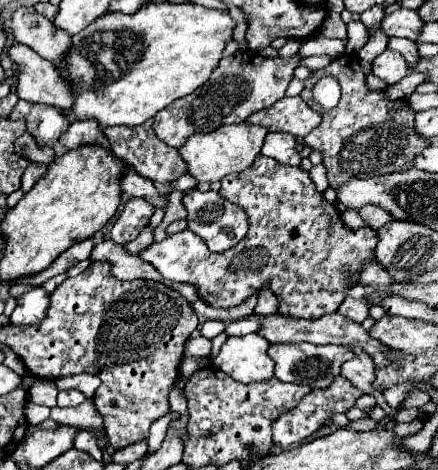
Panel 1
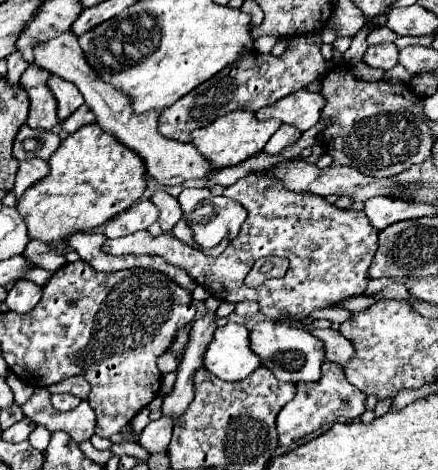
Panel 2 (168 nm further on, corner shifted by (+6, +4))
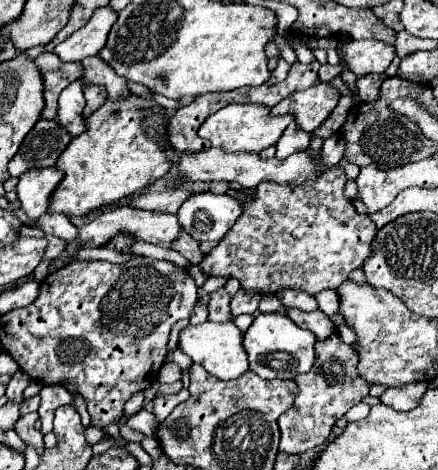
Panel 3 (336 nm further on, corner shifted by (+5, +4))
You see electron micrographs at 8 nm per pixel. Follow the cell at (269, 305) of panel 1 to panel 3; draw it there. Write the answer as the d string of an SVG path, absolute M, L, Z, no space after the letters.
M237 291L237 295L231 299L231 315L243 315L243 313L255 313L261 297L251 297L243 291Z

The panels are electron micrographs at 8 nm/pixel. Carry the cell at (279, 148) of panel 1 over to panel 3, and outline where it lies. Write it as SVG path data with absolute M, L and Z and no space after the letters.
M291 123L285 131L283 131L283 135L281 135L281 139L277 141L277 159L285 159L285 157L289 157L291 153L297 153L297 151L305 151L307 147L309 147L309 133L307 131L303 131L297 123Z

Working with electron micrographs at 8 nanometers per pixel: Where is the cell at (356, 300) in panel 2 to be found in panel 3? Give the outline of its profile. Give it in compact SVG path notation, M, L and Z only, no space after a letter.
M323 291L321 295L315 295L315 299L317 299L319 309L321 309L327 317L333 317L333 315L339 313L341 303L339 303L339 295L337 295L335 291Z

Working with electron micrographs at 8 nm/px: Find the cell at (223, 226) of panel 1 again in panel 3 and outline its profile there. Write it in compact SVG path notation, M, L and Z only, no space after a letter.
M193 193L177 211L183 229L197 241L219 243L241 215L241 205L231 195Z

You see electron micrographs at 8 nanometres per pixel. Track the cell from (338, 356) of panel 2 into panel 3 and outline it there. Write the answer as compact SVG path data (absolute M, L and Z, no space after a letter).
M289 309L287 313L295 325L299 325L301 329L309 329L317 335L319 341L325 341L327 337L331 337L335 333L335 325L333 321L323 313L323 311L313 311L313 313L303 313L299 309Z

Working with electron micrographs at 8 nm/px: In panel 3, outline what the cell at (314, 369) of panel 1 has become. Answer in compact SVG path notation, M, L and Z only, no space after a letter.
M259 313L243 335L243 347L249 357L249 369L263 379L295 379L299 373L311 371L315 363L317 337L297 327L283 313Z

